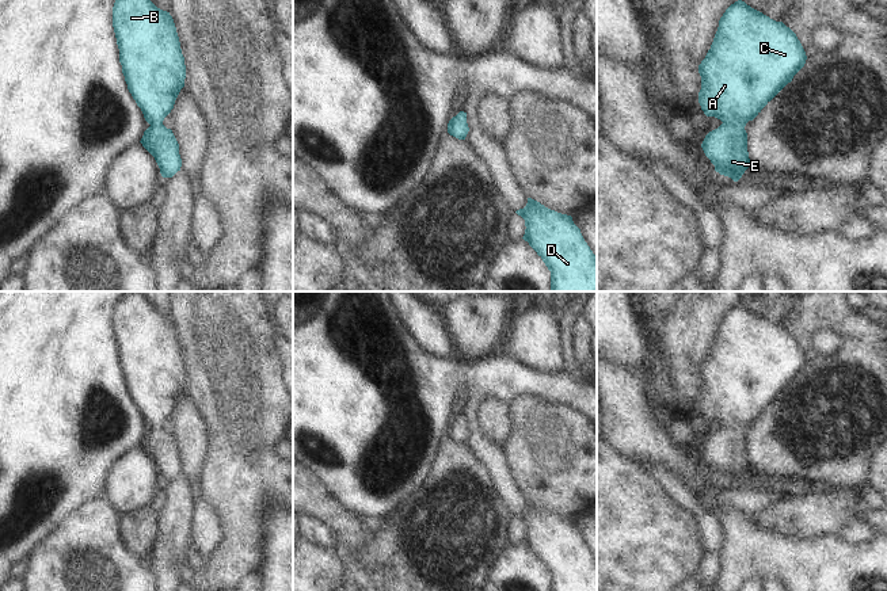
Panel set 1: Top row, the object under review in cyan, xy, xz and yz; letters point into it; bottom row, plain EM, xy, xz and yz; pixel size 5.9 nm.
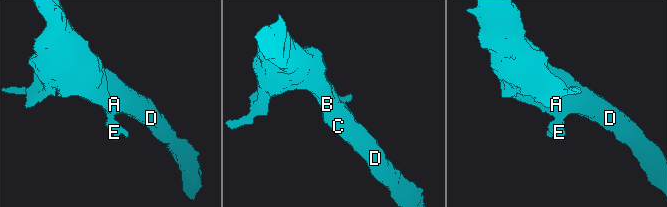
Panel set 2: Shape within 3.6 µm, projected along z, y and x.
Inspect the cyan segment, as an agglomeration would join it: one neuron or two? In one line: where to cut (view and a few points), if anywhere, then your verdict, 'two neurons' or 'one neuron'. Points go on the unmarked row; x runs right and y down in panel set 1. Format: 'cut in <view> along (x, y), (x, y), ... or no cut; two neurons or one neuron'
no cut; one neuron

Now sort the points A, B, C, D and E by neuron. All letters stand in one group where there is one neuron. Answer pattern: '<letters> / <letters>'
A B C D E

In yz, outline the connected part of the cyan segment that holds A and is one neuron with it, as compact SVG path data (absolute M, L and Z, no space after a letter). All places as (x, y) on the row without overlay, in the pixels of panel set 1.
M738 304L719 324L711 352L698 369L701 393L698 407L707 420L723 427L709 435L701 451L720 478L738 485L751 470L747 455L745 430L788 388L804 370L806 355L796 338L783 325L776 325L762 316Z

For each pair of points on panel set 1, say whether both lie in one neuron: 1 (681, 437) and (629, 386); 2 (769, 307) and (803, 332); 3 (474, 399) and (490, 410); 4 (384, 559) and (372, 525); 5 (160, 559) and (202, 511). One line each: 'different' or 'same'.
1: different
2: different
3: different
4: different
5: different

